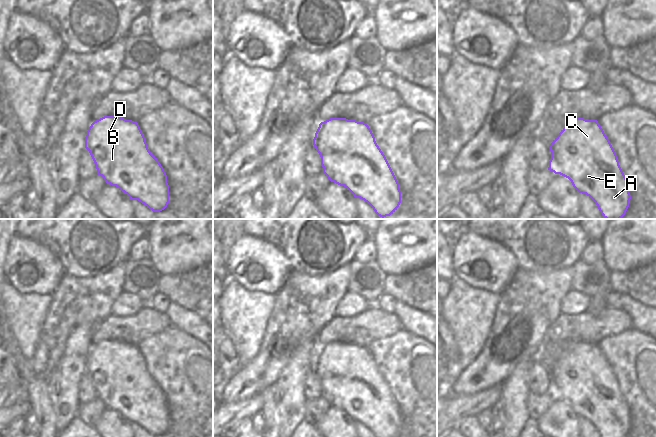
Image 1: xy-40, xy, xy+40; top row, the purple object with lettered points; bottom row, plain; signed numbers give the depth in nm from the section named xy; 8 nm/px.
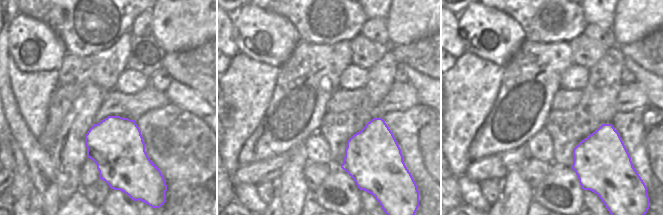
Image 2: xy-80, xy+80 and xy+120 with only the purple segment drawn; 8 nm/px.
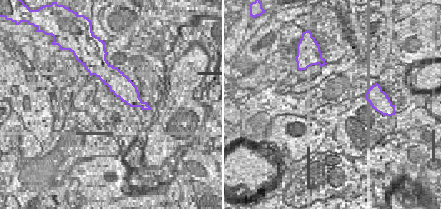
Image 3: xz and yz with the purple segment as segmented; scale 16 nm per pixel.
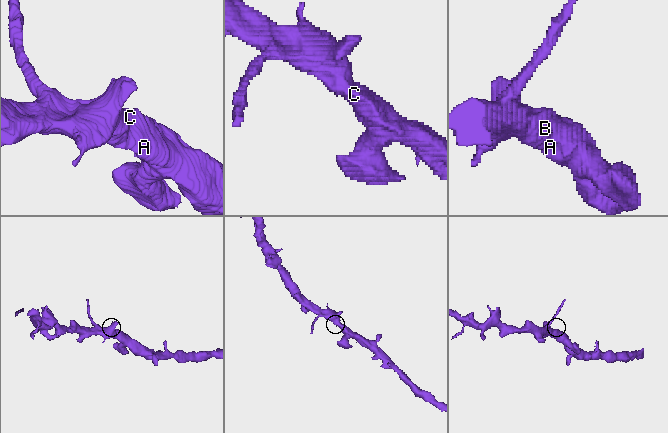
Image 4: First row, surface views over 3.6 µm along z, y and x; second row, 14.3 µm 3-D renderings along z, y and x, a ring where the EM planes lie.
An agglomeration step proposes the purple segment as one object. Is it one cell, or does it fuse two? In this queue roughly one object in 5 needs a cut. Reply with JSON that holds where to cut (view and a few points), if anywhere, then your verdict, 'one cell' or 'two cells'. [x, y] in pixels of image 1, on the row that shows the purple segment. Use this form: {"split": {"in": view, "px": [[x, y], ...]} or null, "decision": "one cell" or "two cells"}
{"split": null, "decision": "one cell"}

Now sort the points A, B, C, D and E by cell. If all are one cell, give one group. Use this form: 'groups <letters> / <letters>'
groups A B C D E

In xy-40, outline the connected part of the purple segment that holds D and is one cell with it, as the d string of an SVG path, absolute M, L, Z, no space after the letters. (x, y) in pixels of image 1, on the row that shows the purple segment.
M104 116L89 127L85 148L95 163L97 174L102 176L107 184L116 186L131 200L138 200L154 212L160 212L167 207L167 175L157 158L149 151L137 122L120 116Z

